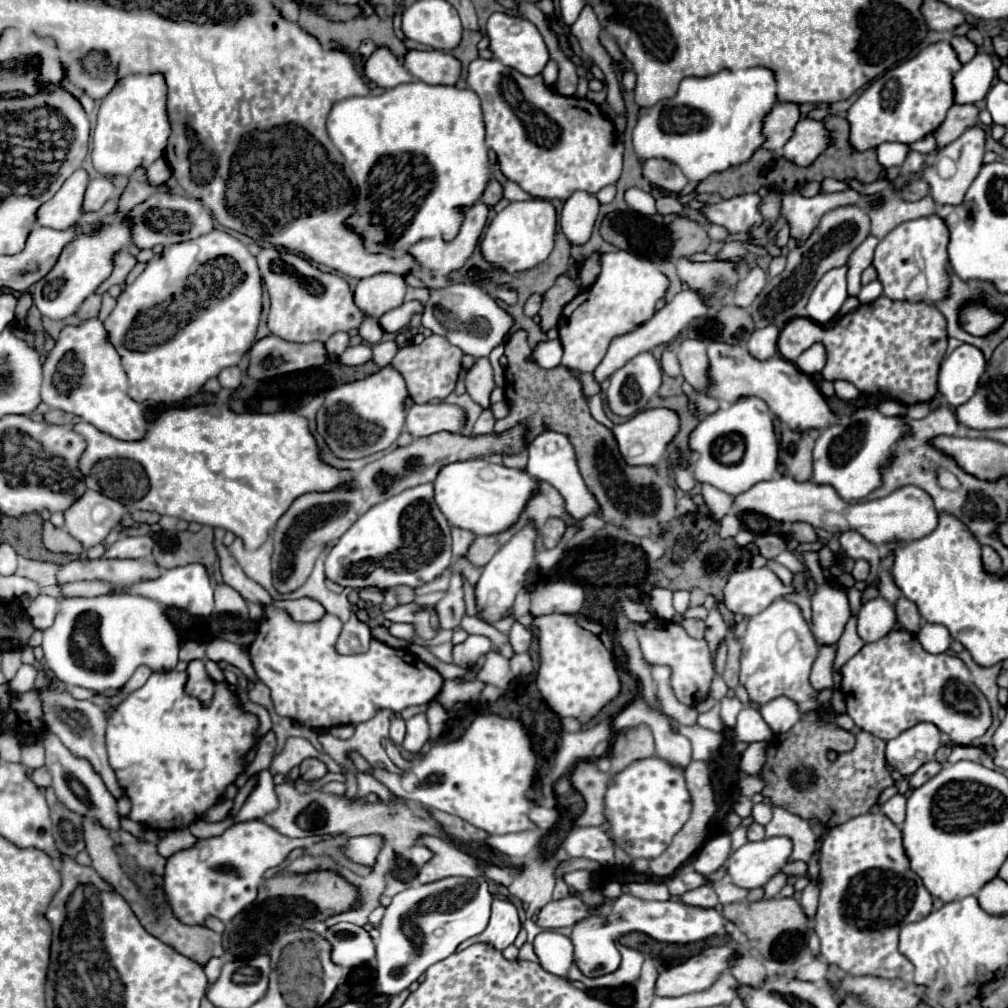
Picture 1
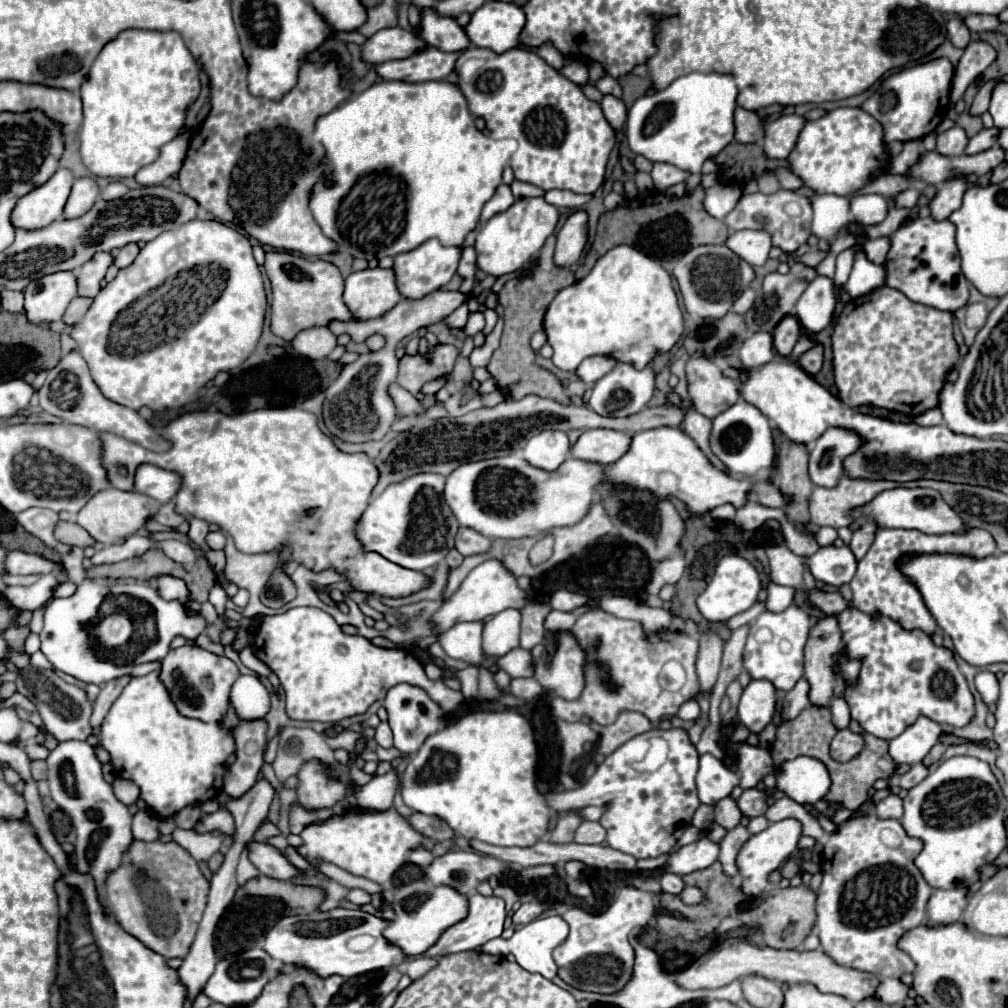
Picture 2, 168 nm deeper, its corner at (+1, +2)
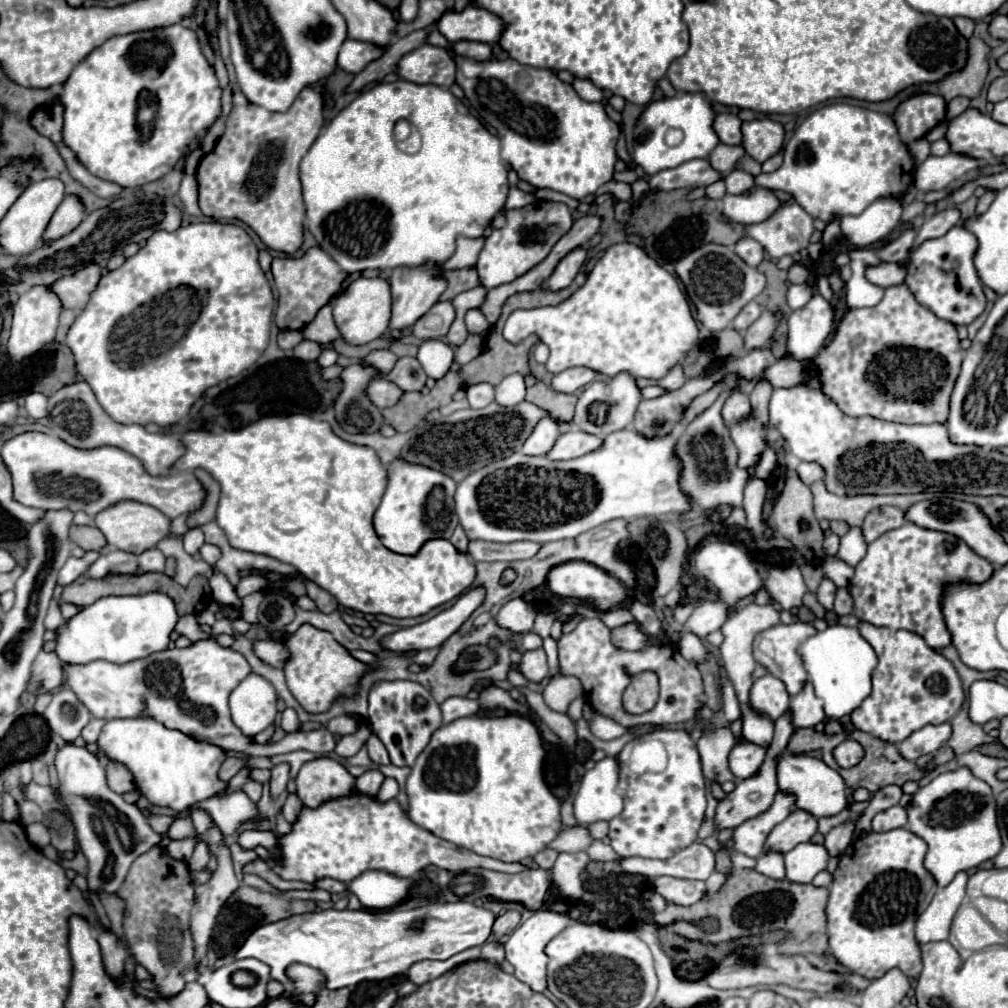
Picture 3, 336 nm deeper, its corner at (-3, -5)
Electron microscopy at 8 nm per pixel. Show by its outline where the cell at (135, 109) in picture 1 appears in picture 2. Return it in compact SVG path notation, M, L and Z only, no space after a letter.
M130 29L120 33L116 41L110 41L100 51L80 95L84 103L84 123L80 129L80 155L84 165L96 177L134 177L158 157L162 145L178 135L178 129L186 119L186 109L200 95L200 73L194 57L176 31L160 33Z

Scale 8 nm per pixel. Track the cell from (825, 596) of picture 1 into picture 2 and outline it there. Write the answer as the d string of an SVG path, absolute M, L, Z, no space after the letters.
M836 615L822 617L812 625L804 649L804 675L810 683L808 697L812 705L830 705L834 691L832 657L836 655L840 643L842 637Z

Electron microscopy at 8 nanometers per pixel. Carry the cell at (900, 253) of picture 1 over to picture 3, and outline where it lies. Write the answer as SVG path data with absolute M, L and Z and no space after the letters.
M954 226L936 240L926 240L922 246L914 248L904 262L908 270L906 284L914 292L916 300L930 308L938 318L948 320L952 324L968 326L974 322L986 308L984 286L980 284L980 276L976 276L974 254L978 248L978 240L964 226Z

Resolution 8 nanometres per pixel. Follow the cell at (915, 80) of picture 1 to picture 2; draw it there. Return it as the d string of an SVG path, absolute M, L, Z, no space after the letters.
M946 57L912 65L886 77L878 87L878 93L874 91L860 107L882 125L884 143L922 139L922 135L932 133L946 117L946 111L950 107L952 77L954 65Z

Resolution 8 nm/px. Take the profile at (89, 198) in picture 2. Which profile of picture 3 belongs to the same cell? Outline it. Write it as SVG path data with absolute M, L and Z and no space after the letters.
M66 196L60 204L60 208L56 208L46 232L44 232L44 244L58 240L60 236L66 236L68 232L72 232L84 218L84 208L80 204L80 200L76 196Z

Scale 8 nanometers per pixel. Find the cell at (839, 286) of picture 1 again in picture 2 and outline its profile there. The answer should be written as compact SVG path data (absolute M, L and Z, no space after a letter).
M816 277L796 303L796 315L804 329L818 333L830 325L836 307L836 285L830 277Z

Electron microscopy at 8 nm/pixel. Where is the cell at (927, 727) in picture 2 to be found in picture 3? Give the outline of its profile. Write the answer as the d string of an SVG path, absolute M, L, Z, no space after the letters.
M948 722L938 724L938 726L928 724L924 728L912 732L906 740L902 740L898 744L898 750L906 760L916 760L924 754L934 754L940 746L944 746L948 742L950 734L952 734L952 726Z

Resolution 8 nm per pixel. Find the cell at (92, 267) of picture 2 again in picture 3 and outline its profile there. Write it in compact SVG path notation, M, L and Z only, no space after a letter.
M88 264L88 268L82 268L72 276L64 276L64 280L56 280L56 284L50 284L48 288L60 298L62 308L84 310L84 306L88 304L90 292L96 288L100 276L102 276L100 266Z

